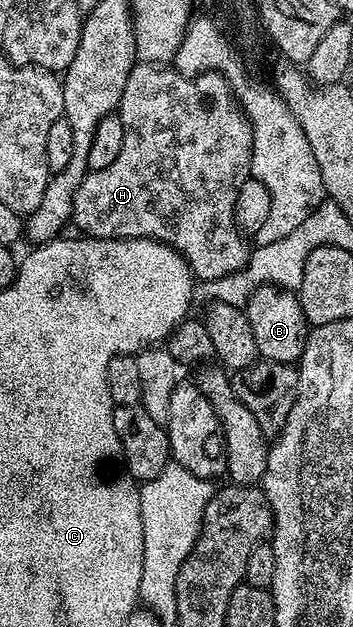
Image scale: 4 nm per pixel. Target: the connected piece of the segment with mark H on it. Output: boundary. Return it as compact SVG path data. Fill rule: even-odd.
M136 61L135 67L129 72L129 80L125 80L125 92L121 92L117 113L125 128L125 140L121 140L121 153L117 155L117 160L113 160L113 164L109 164L109 168L90 171L81 180L77 196L73 196L71 213L71 222L79 229L76 231L89 238L152 238L164 242L167 246L172 246L187 261L192 275L200 283L212 282L221 276L229 276L242 270L251 257L252 247L247 246L248 239L235 223L235 205L237 192L241 192L241 184L245 184L247 179L252 177L253 132L251 120L244 114L244 107L240 99L236 98L226 76L221 73L208 73L197 75L195 78L186 78L166 65Z

